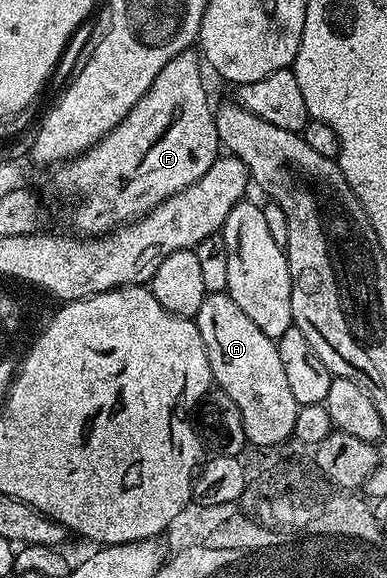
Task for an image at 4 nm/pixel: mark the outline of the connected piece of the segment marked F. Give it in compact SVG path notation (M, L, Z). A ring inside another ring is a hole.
M188 49L182 51L177 57L173 57L173 61L169 61L169 65L165 65L165 69L161 69L161 73L157 73L157 77L153 77L153 85L149 85L145 97L141 97L141 101L137 101L137 105L133 105L133 109L129 109L127 116L105 138L99 139L85 154L78 155L75 159L68 159L66 163L54 168L53 174L55 176L52 177L51 183L61 194L71 195L67 199L68 205L71 206L71 223L76 227L74 230L80 236L98 237L109 235L120 227L126 227L128 223L135 223L137 220L145 218L154 207L161 205L169 197L181 193L186 187L193 185L201 177L205 177L205 173L209 173L209 165L213 165L216 159L220 158L221 144L217 137L215 111L213 106L211 107L210 97L207 96L207 87L203 84L203 71L205 72L205 67L201 62L201 55L198 50Z

